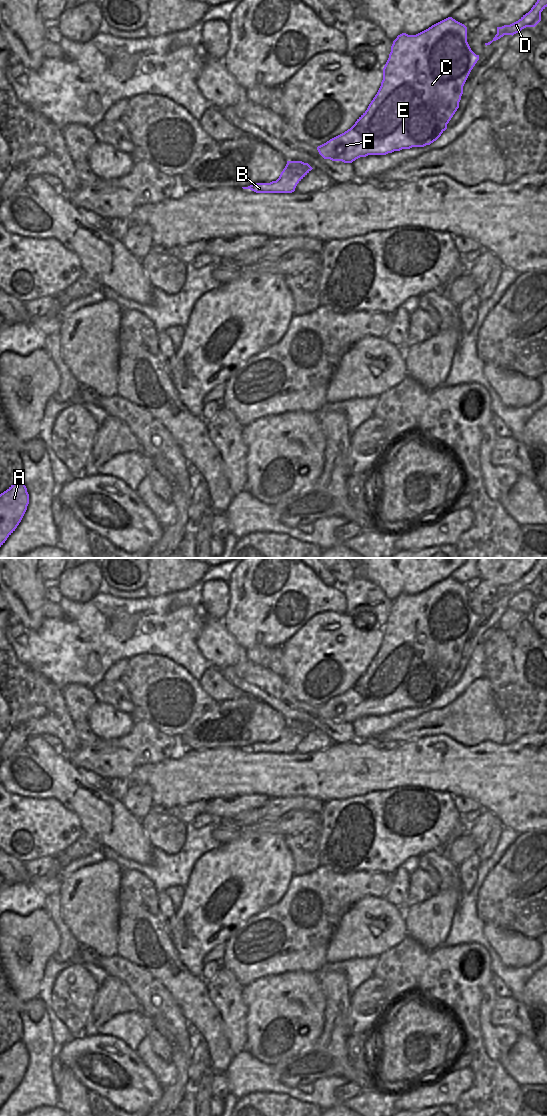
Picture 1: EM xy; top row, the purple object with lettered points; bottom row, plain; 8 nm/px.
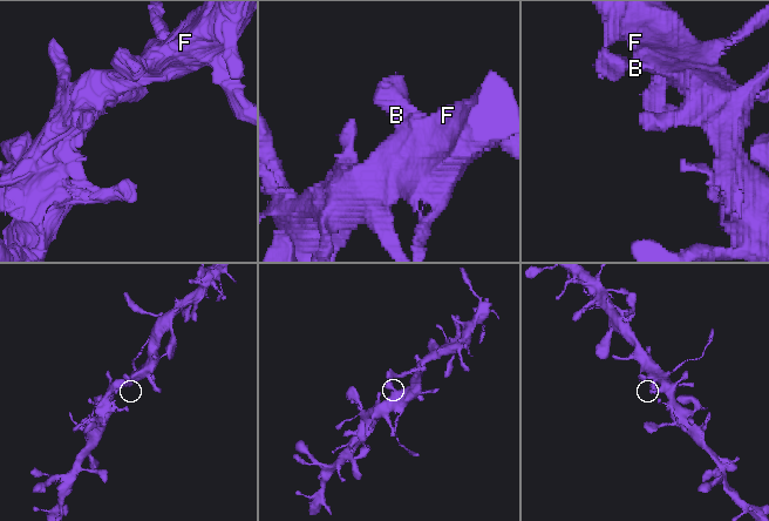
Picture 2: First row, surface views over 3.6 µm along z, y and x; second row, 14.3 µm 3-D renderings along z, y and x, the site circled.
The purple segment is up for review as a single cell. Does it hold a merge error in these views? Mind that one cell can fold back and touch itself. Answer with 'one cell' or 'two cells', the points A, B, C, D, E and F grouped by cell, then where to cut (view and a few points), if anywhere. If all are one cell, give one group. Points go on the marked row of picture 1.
one cell | A B C D E F | no cut

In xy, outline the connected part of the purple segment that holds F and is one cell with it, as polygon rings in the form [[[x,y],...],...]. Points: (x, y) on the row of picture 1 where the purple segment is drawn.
[[[452,17],[416,35],[398,35],[383,68],[381,86],[367,110],[350,129],[318,146],[319,154],[324,159],[352,163],[368,155],[386,155],[402,149],[430,145],[447,129],[447,124],[459,108],[463,86],[478,60],[479,55],[471,50],[467,42],[467,27]]]

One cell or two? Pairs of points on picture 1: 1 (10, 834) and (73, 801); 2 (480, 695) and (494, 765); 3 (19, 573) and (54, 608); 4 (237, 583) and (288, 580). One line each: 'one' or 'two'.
1: two
2: two
3: two
4: one

